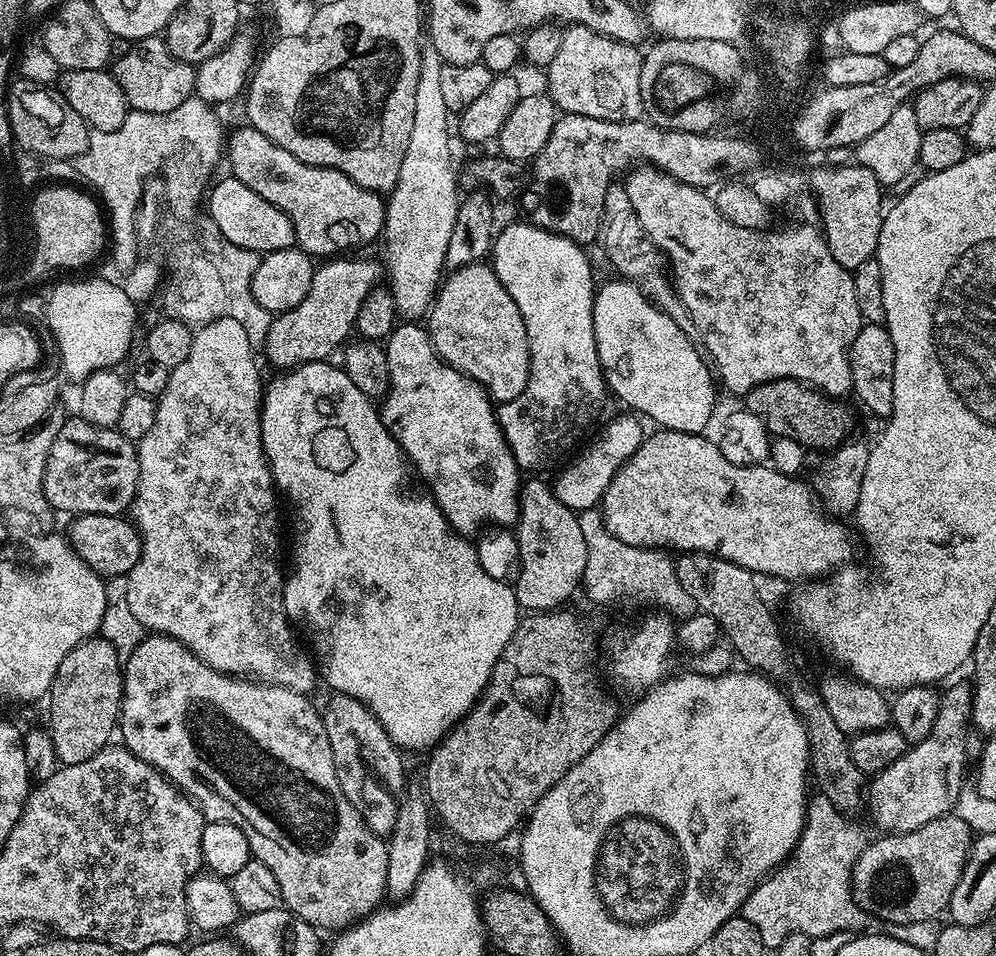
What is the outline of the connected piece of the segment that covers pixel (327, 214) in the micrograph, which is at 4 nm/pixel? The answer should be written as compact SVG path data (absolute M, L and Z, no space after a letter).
M243 127L234 129L232 137L229 140L227 137L226 140L226 160L228 156L228 164L232 167L231 175L238 182L250 186L254 194L266 198L266 202L278 206L278 210L282 210L290 218L300 251L308 253L313 258L332 258L337 253L347 253L344 251L355 244L368 244L375 236L377 239L383 233L386 204L377 193L358 186L337 168L319 168L302 162L294 158L290 150L282 150L282 146L270 142L270 138L266 138L266 134L262 134L257 128Z

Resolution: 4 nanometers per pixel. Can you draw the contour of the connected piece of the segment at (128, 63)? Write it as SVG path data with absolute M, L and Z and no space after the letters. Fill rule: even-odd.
M160 38L141 40L129 47L126 56L115 60L110 71L133 113L151 114L174 110L183 100L193 95L196 82L195 67L185 64L183 60L175 60Z

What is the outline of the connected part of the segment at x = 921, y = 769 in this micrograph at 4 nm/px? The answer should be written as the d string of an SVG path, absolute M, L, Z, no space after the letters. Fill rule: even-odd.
M960 680L957 684L949 683L947 687L948 689L943 689L940 692L940 705L938 706L938 718L934 718L934 730L930 730L930 734L926 738L922 738L922 742L920 744L914 744L909 747L908 751L902 754L902 758L898 758L898 762L894 762L890 766L886 766L886 770L882 770L881 772L875 773L871 777L870 783L866 788L866 804L869 804L872 807L872 816L876 819L876 824L888 834L899 834L902 832L909 832L910 830L916 830L921 828L926 824L926 822L930 822L931 820L936 820L939 816L947 816L949 813L955 809L956 799L959 798L959 794L961 789L965 787L966 781L964 781L964 762L966 763L967 750L966 750L966 742L965 737L969 735L970 732L970 721L972 719L972 697L974 695L974 688L971 683L968 684L964 680Z

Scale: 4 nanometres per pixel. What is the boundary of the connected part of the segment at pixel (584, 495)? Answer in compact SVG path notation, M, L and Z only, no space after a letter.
M636 420L610 421L597 434L593 444L586 445L584 449L581 447L571 457L573 460L556 476L554 491L558 502L573 510L595 509L599 505L614 474L618 474L618 470L636 453L638 446L646 438L646 431L644 432L643 426L639 424L641 421Z

